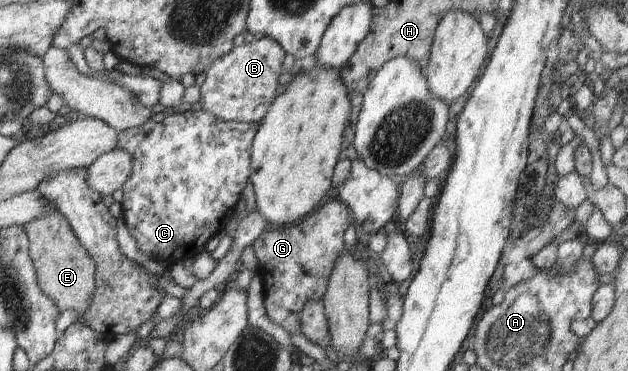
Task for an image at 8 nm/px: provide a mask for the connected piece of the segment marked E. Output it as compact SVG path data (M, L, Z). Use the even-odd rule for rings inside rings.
M50 203L47 212L41 218L27 222L23 228L29 240L29 256L35 266L39 288L59 306L59 312L75 310L83 317L95 291L95 266L75 237L69 222Z

